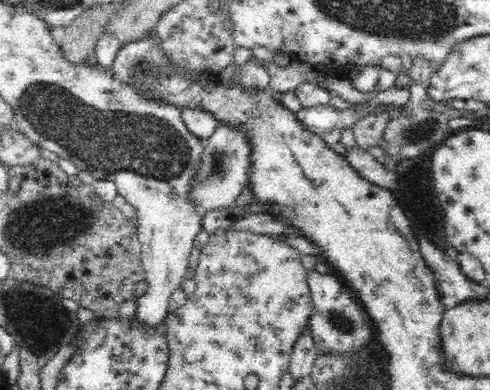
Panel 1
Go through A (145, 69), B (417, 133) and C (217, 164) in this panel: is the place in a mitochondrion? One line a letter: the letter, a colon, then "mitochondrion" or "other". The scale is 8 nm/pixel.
A: mitochondrion
B: mitochondrion
C: mitochondrion

